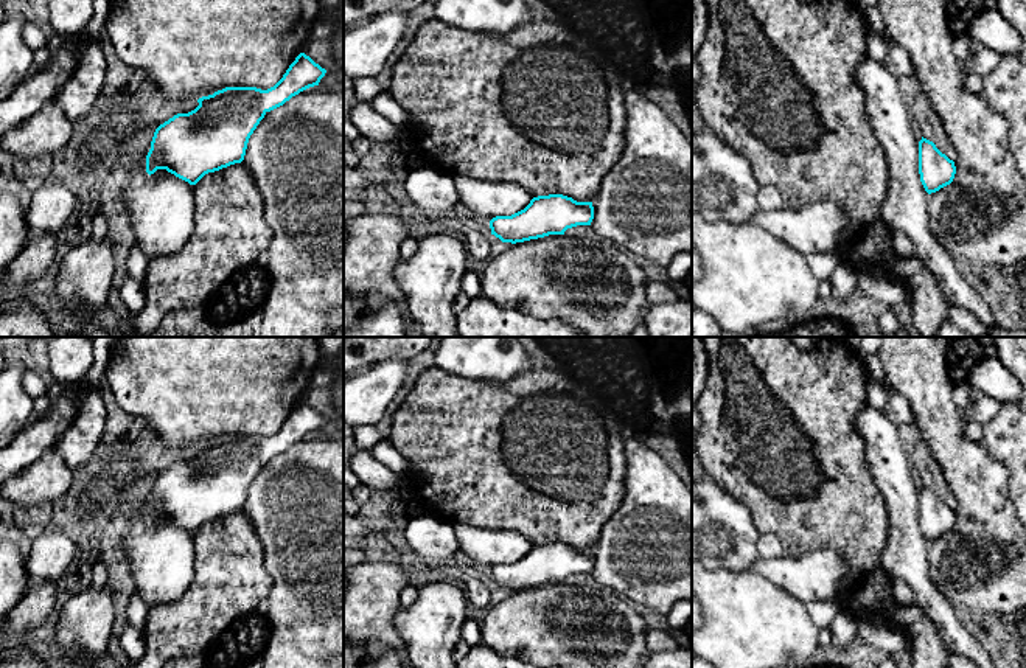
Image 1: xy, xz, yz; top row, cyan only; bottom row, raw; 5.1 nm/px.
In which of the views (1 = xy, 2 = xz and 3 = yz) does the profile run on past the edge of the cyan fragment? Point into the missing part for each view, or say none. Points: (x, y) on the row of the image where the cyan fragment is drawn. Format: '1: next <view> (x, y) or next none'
1: next none
2: next none
3: next none

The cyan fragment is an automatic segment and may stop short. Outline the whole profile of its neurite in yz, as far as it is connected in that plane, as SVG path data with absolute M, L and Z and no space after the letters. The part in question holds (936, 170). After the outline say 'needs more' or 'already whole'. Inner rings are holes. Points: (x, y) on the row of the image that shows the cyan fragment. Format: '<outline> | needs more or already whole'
M922 137L919 141L919 174L925 191L931 194L953 182L956 166L933 141Z | already whole

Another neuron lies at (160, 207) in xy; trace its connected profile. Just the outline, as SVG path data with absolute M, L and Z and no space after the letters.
M151 143L134 155L124 188L135 245L149 261L177 253L194 228L193 185L166 169L146 172Z

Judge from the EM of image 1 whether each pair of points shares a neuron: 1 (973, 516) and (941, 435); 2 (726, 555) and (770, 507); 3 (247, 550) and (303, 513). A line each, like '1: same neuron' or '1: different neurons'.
1: same neuron
2: different neurons
3: different neurons

